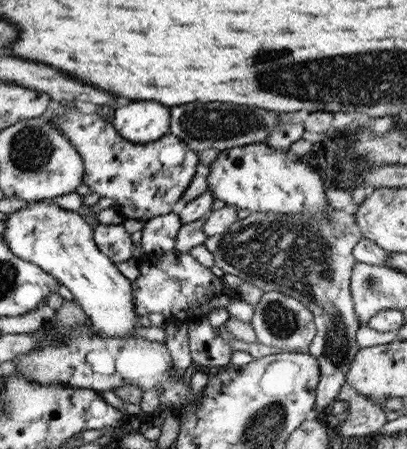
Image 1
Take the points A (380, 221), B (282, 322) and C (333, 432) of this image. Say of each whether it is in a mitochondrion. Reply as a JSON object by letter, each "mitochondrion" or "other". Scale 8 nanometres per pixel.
{"A":"other","B":"mitochondrion","C":"other"}

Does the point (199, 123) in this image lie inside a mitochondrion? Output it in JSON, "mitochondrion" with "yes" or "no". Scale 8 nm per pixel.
{"mitochondrion":"yes"}

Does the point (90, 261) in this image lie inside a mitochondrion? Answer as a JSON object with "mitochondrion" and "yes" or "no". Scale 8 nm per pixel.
{"mitochondrion":"no"}

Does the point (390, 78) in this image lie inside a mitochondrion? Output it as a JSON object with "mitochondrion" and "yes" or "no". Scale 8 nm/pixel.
{"mitochondrion":"yes"}

